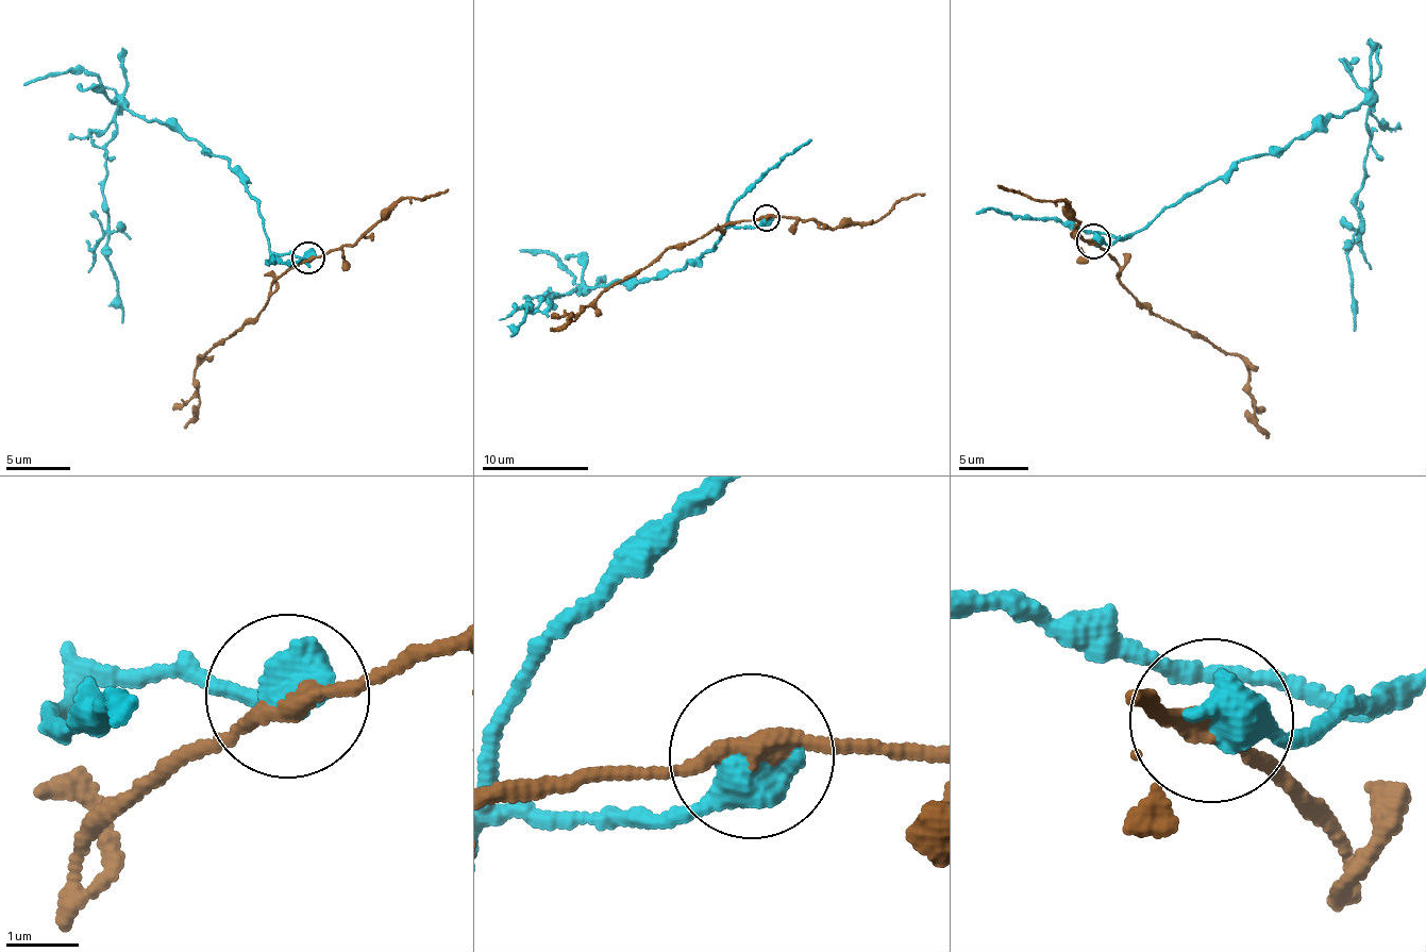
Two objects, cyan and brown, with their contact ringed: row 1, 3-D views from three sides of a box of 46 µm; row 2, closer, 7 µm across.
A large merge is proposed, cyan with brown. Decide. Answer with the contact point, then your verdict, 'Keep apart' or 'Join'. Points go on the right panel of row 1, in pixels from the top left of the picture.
Place: (1093, 240). Keep apart

